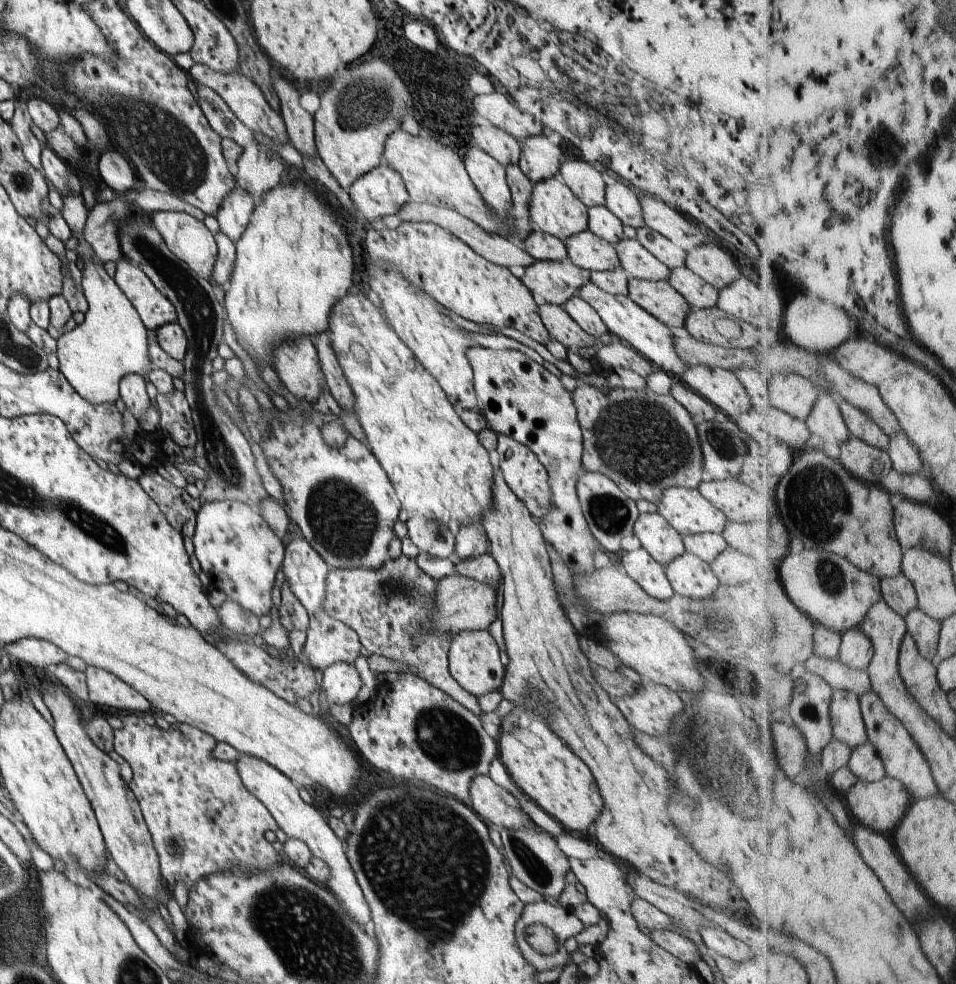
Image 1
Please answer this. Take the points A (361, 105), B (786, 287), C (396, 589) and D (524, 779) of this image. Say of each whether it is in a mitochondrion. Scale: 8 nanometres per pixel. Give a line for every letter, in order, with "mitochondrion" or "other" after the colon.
A: mitochondrion
B: other
C: mitochondrion
D: other

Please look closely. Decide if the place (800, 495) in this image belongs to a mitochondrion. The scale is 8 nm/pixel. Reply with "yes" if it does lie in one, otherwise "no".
yes

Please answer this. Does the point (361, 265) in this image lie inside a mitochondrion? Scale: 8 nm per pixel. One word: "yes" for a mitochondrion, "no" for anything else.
no

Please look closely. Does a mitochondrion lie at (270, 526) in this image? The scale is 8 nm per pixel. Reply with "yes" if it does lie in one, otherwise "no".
no

